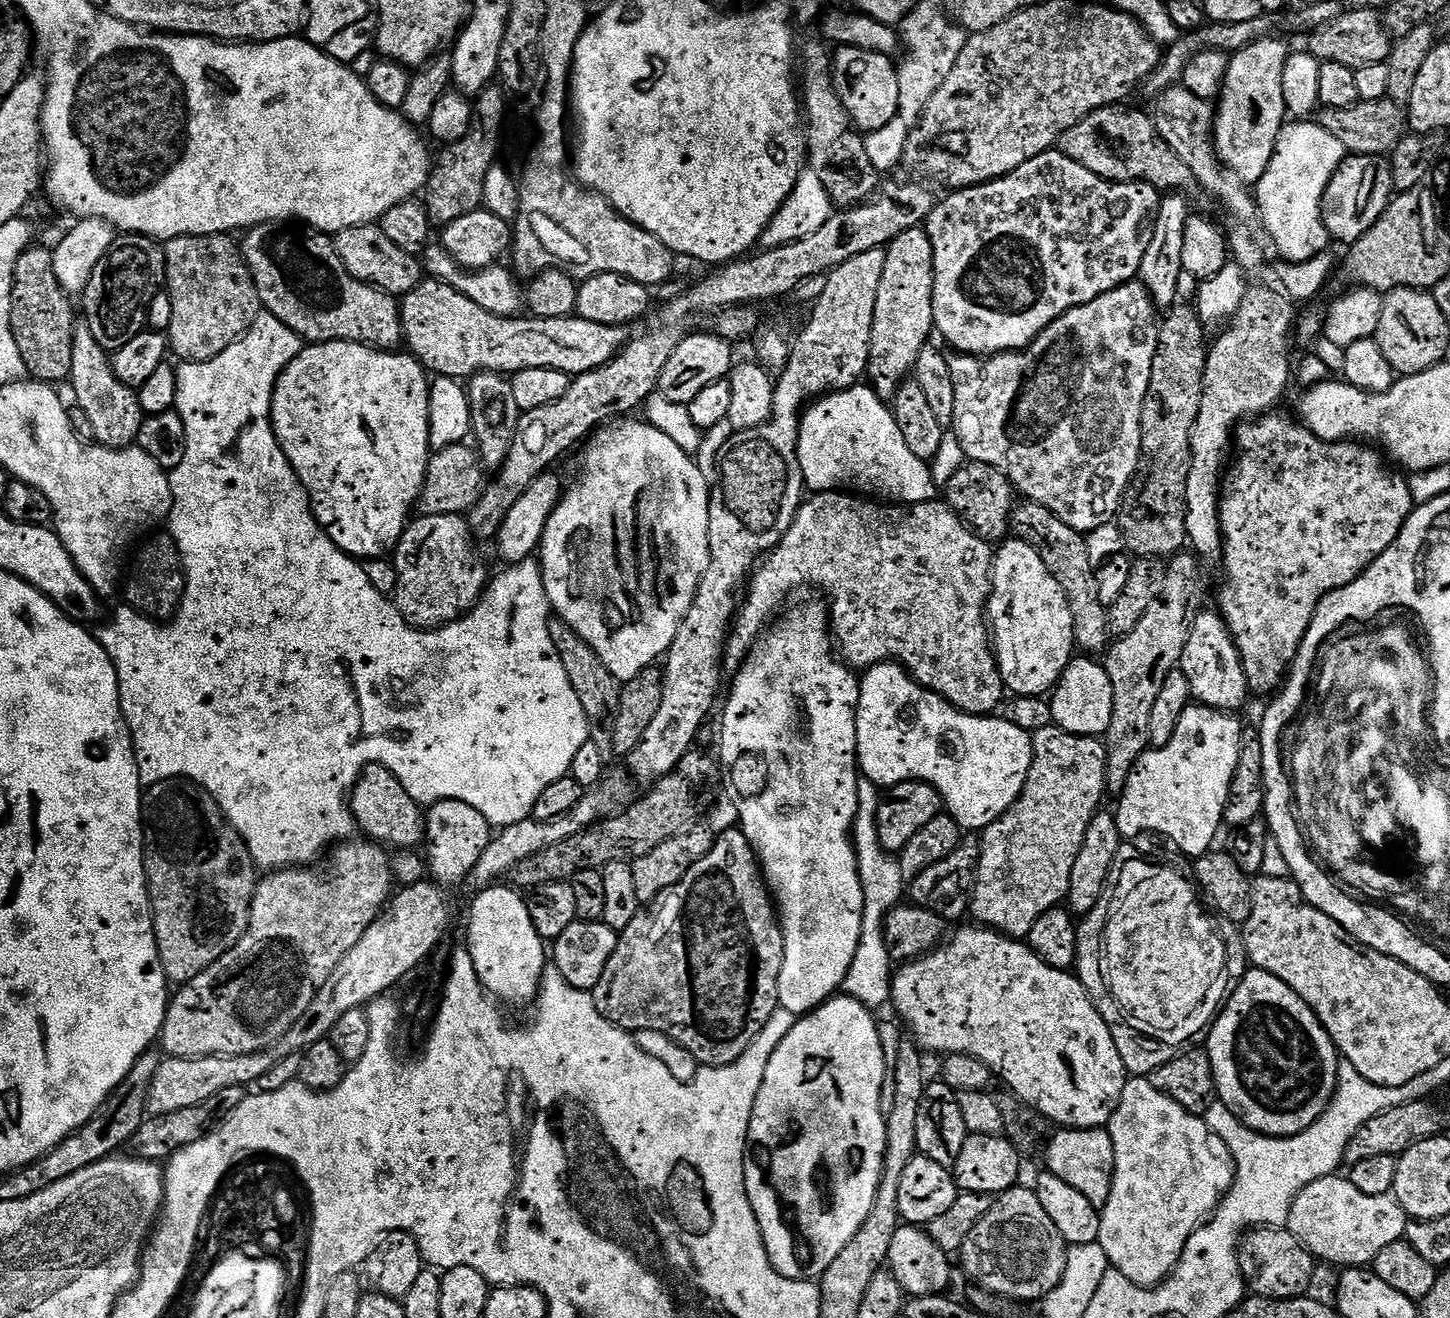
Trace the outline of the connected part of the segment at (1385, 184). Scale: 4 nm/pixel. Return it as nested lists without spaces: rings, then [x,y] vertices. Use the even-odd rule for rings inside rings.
[[[1345,155],[1334,178],[1326,186],[1326,194],[1320,203],[1324,225],[1329,237],[1343,246],[1351,246],[1374,226],[1394,199],[1396,187],[1391,159],[1383,156]]]

